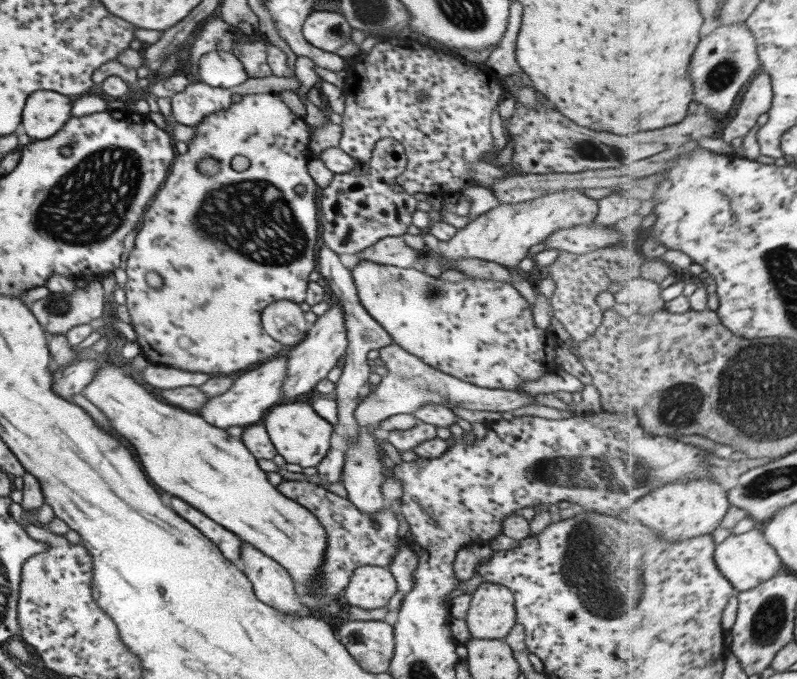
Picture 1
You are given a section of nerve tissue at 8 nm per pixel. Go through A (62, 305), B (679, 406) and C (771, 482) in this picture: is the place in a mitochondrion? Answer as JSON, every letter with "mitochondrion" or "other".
{"A":"mitochondrion","B":"mitochondrion","C":"mitochondrion"}

